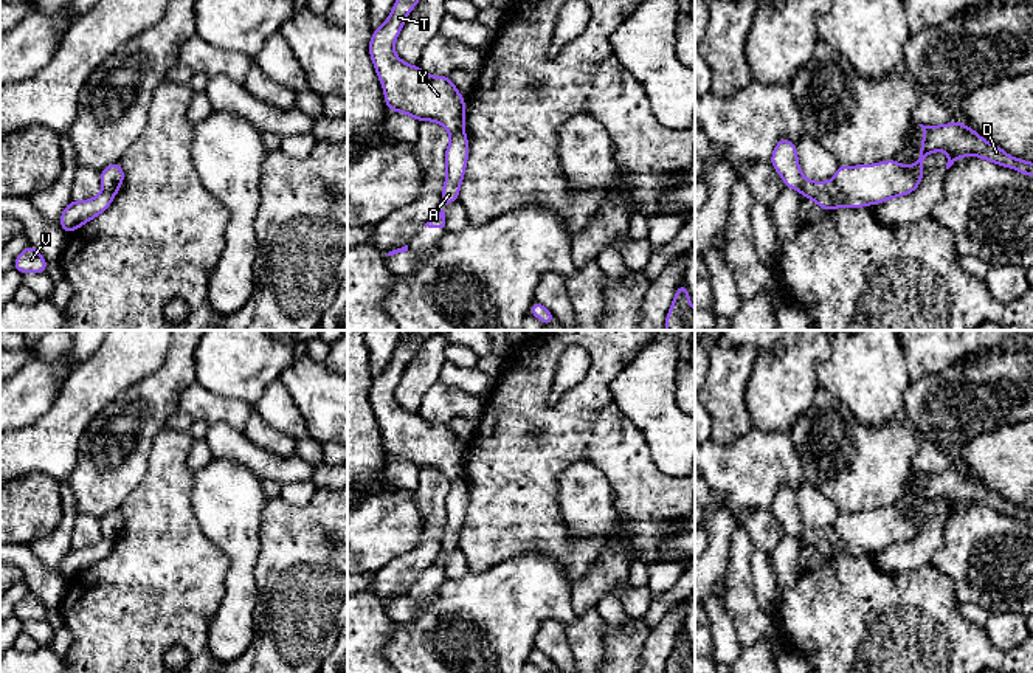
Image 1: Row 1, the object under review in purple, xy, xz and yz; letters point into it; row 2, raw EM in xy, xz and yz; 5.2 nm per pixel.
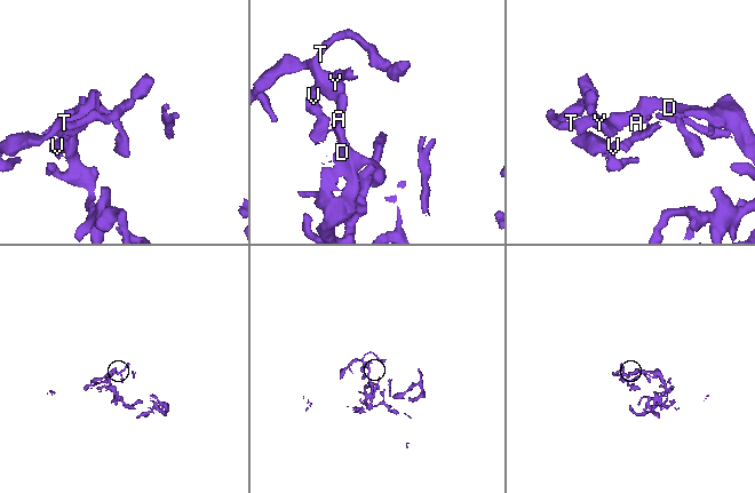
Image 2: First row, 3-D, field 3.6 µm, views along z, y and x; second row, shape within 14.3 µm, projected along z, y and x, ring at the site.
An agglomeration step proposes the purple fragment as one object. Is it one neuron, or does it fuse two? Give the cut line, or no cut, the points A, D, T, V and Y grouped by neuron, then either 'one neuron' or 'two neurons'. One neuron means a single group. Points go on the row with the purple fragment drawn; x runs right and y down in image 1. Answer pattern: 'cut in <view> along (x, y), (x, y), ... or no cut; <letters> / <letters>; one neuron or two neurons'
no cut; A D T V Y; one neuron

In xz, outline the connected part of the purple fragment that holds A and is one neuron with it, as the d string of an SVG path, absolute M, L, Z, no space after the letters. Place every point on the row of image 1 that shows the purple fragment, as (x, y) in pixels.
M396 0L386 22L372 33L369 54L383 85L388 110L406 113L417 121L434 121L448 130L447 177L440 202L440 206L448 206L459 198L468 158L468 140L464 132L465 99L448 74L434 78L397 57L396 39L417 3L419 0Z

